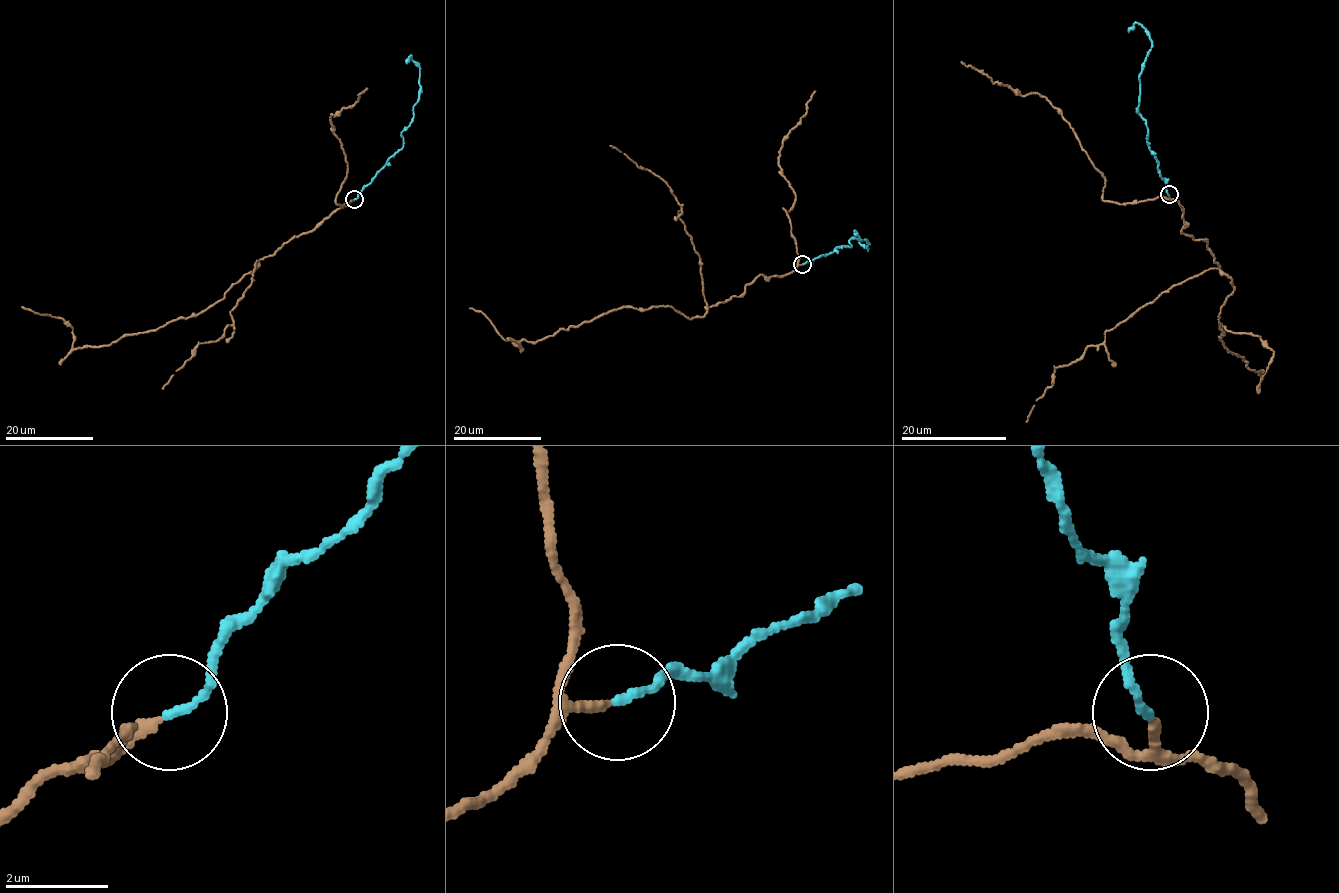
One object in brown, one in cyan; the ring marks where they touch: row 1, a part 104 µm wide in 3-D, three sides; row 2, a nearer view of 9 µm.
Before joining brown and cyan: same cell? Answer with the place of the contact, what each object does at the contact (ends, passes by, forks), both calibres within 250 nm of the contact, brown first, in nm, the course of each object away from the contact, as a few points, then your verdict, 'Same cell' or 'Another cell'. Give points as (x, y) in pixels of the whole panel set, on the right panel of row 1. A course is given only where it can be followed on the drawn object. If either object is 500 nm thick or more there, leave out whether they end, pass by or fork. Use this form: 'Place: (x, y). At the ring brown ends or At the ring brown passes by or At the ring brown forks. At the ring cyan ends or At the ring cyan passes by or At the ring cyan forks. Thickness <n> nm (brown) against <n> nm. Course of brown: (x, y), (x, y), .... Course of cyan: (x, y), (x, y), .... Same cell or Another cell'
Place: (1169, 194). At the ring brown ends. At the ring cyan ends. Thickness 180 nm (brown) against 150 nm. Course of brown: (1169, 195), (1182, 207), (1181, 231), (1203, 239), (1231, 279), (1222, 343), (1261, 375), (1273, 351), (1220, 323). Course of cyan: (1169, 194), (1148, 145), (1147, 122), (1137, 108), (1139, 77), (1152, 40), (1136, 22), (1128, 32). Same cell

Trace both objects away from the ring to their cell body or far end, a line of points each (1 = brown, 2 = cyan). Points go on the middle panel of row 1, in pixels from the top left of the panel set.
1: (801, 264), (757, 275), (702, 316), (624, 306), (523, 339), (520, 352), (470, 307)
2: (803, 264), (831, 253), (838, 247), (851, 247), (849, 241), (855, 238), (865, 239), (868, 250), (854, 230)

